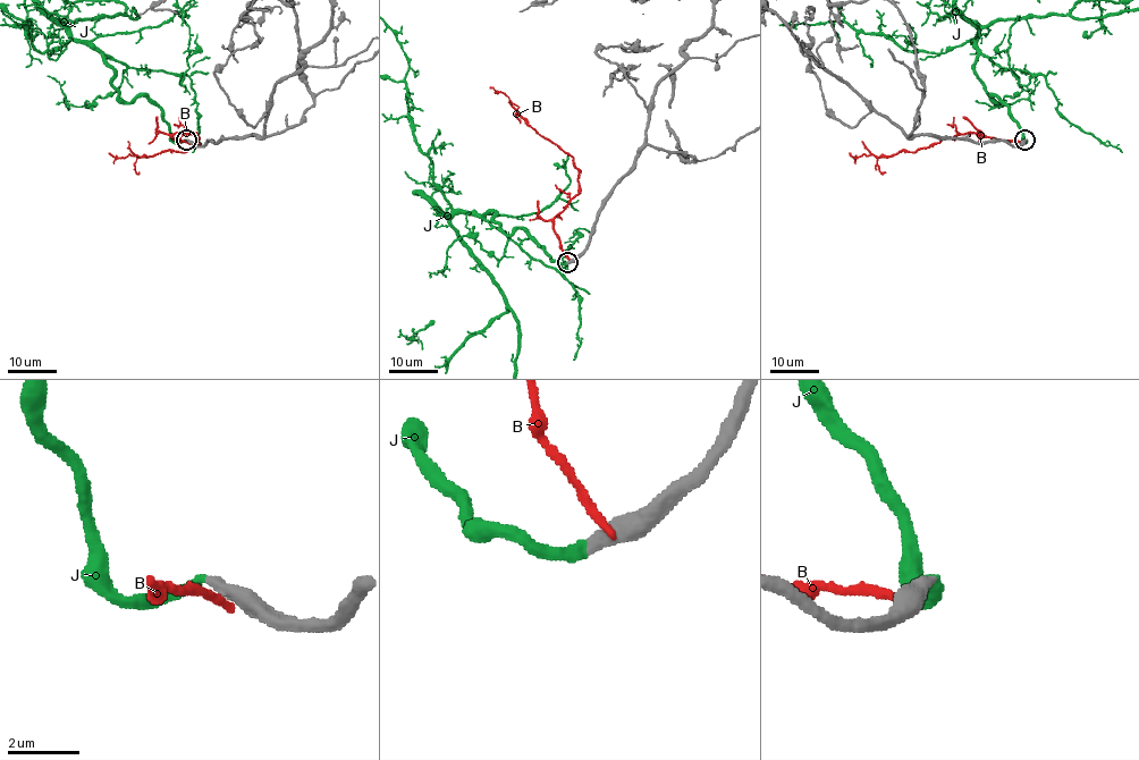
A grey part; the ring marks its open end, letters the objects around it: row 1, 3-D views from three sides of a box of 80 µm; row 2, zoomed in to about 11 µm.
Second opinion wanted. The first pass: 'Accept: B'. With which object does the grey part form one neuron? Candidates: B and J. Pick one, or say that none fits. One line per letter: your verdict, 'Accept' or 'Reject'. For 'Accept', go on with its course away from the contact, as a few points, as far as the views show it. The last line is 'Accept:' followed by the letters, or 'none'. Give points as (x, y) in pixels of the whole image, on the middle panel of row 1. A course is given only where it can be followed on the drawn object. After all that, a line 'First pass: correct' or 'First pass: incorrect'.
B: Reject
J: Accept
Accept: J
First pass: incorrect

